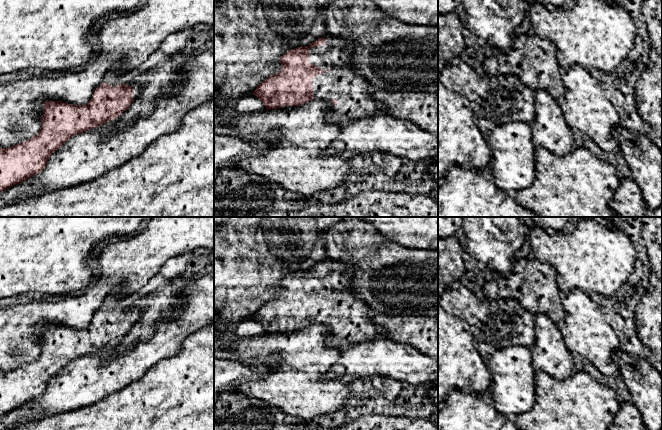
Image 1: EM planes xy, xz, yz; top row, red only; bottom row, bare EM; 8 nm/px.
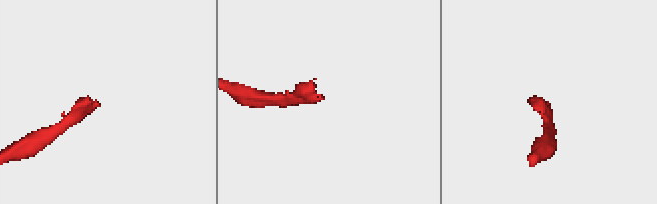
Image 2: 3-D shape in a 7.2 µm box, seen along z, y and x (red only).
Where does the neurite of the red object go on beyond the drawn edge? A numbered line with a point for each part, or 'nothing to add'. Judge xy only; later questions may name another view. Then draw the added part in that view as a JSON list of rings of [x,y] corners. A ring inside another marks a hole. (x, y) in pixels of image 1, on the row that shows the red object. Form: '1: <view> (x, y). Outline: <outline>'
1: xy (115, 77). Outline: [[[114,69],[109,71],[104,79],[102,80],[101,84],[108,83],[112,87],[116,85],[128,84],[132,87],[132,91],[134,94],[132,95],[133,101],[139,96],[141,88],[137,84],[133,82],[135,75],[137,74],[138,70],[131,70],[127,72],[123,72],[119,69]]]

